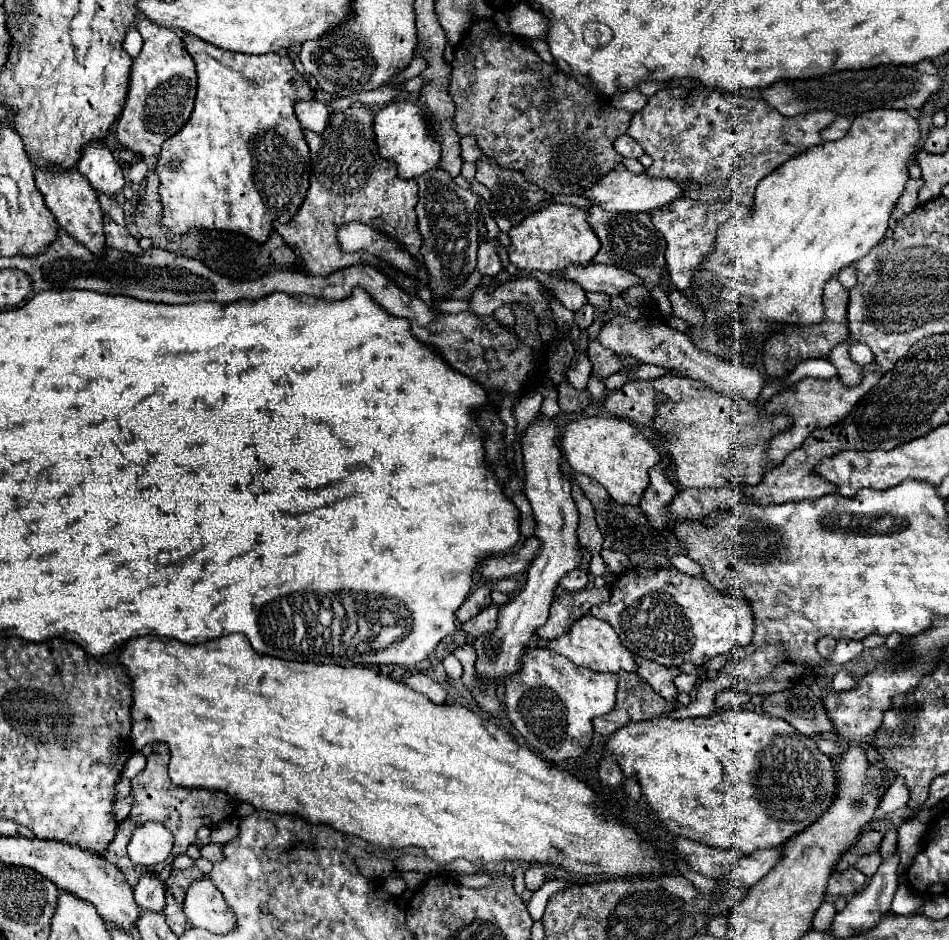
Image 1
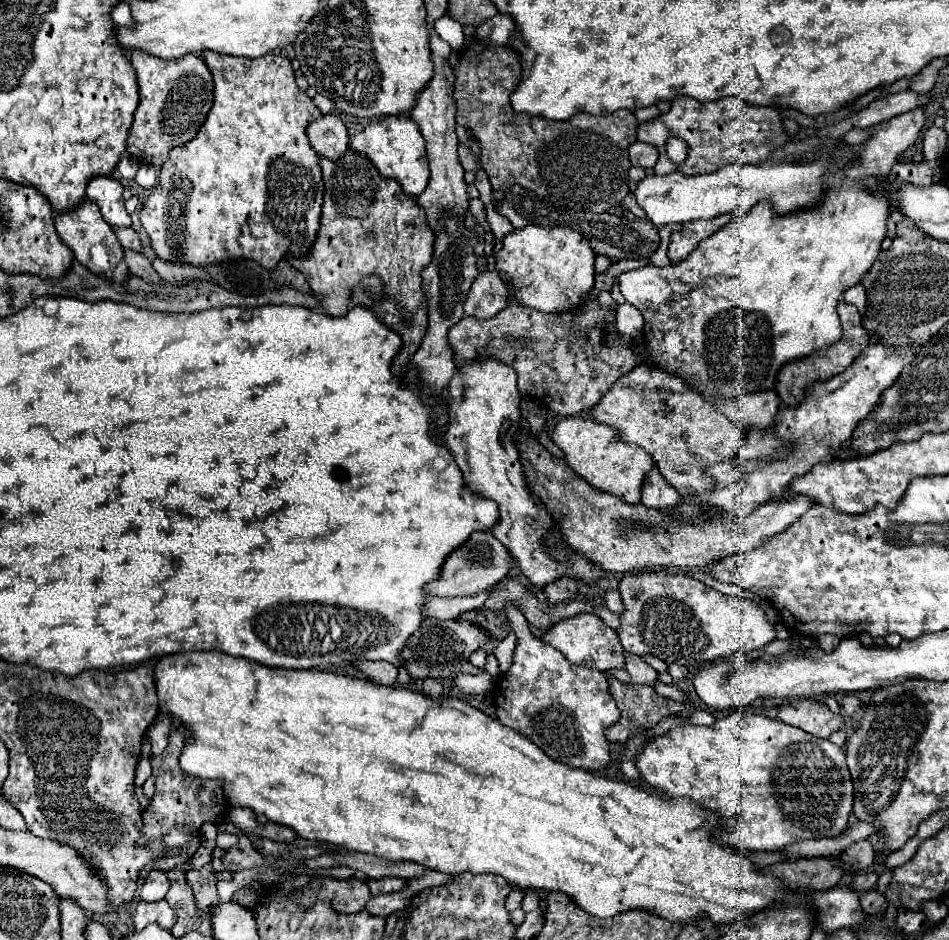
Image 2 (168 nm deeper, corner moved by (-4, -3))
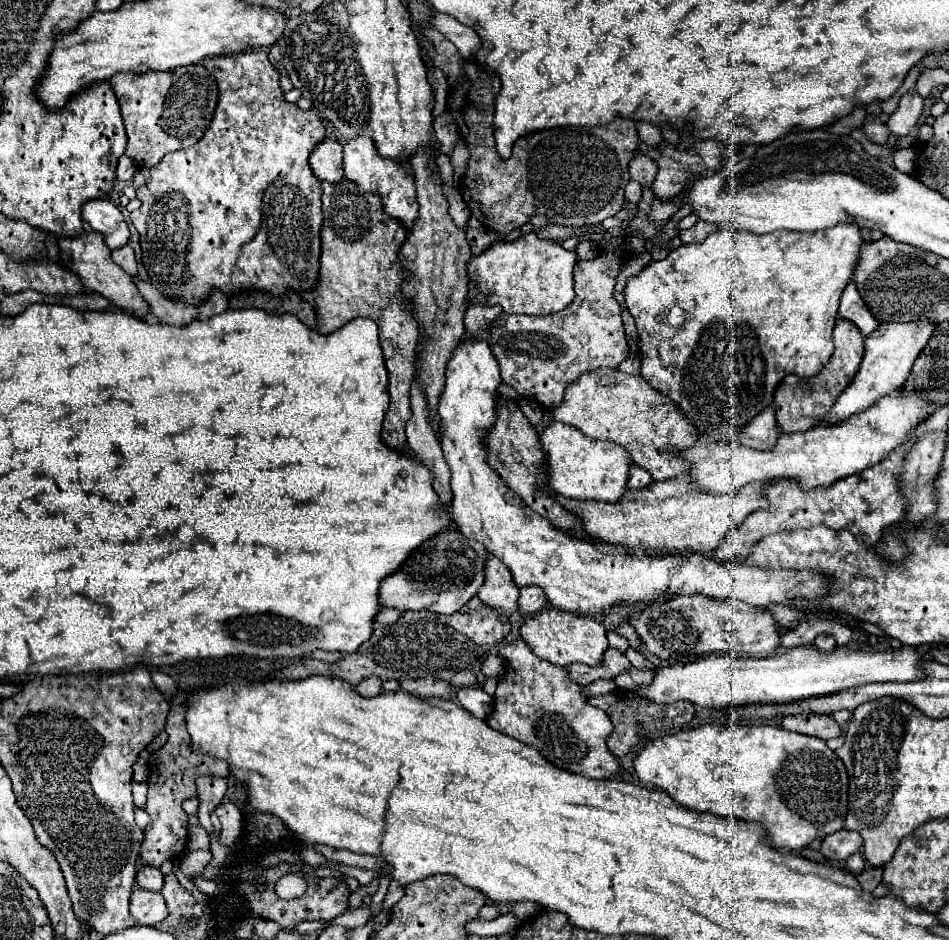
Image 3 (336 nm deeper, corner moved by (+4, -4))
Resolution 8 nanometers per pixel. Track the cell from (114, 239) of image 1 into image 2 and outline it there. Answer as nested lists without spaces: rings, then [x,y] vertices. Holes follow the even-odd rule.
[[[125,251],[123,259],[125,259],[125,263],[133,275],[139,275],[141,279],[145,279],[149,283],[161,283],[161,277],[157,275],[157,271],[151,267],[151,261],[143,253]]]

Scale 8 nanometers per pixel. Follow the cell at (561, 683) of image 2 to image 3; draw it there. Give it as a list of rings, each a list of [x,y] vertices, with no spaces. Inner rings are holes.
[[[523,640],[503,646],[499,656],[503,658],[505,674],[497,684],[495,710],[487,718],[493,730],[535,746],[551,764],[573,774],[603,780],[619,770],[617,758],[605,744],[613,732],[613,722],[603,710],[587,704],[583,686],[575,684],[565,668],[539,660]]]

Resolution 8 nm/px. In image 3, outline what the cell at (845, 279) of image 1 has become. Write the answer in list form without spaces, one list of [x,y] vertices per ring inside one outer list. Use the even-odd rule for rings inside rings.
[[[849,282],[843,296],[841,296],[841,306],[839,306],[839,316],[853,322],[863,336],[871,334],[879,322],[875,320],[875,316],[871,316],[871,312],[867,310],[865,302],[861,300],[857,288],[855,288],[855,282]]]

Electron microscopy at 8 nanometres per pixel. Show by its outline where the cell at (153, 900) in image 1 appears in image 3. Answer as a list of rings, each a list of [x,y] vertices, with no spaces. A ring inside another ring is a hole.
[[[143,866],[137,872],[137,884],[141,888],[145,888],[145,890],[159,892],[163,888],[163,874],[161,874],[159,868],[147,868],[147,866]]]

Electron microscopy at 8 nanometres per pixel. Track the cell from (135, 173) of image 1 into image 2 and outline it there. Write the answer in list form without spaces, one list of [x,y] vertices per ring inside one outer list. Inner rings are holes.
[[[141,165],[139,171],[137,171],[137,175],[135,175],[135,183],[139,187],[145,187],[145,189],[153,187],[157,183],[157,171],[155,171],[155,167],[153,165]]]

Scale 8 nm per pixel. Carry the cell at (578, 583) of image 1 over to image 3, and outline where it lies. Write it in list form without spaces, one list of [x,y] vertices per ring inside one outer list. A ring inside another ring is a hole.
[[[527,586],[521,590],[519,594],[519,612],[521,614],[533,614],[533,612],[541,612],[547,604],[545,592],[537,586]]]

